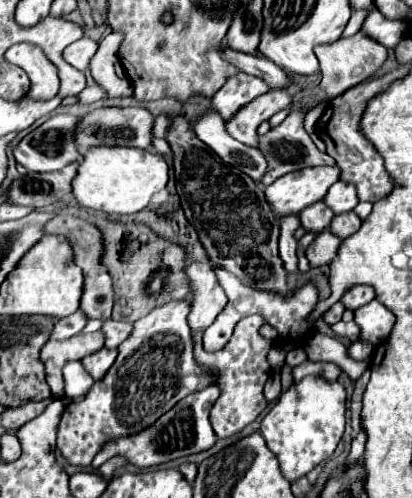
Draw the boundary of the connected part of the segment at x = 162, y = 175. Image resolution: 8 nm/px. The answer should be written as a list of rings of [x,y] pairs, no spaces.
[[[92,146],[74,178],[74,196],[84,208],[108,214],[134,214],[148,206],[152,194],[168,184],[168,164],[164,156],[130,146]]]

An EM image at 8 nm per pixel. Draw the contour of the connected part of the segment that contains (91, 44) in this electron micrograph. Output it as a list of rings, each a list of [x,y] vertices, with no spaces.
[[[82,38],[74,44],[70,44],[66,50],[64,50],[64,58],[66,62],[70,62],[72,66],[76,66],[78,70],[86,70],[90,66],[90,60],[92,56],[96,54],[98,50],[98,42],[92,40],[92,38]]]

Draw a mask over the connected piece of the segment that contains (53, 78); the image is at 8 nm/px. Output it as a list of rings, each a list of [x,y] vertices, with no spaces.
[[[16,44],[6,52],[6,60],[18,64],[30,76],[30,98],[48,100],[58,94],[60,78],[56,66],[48,62],[48,56],[34,44]]]

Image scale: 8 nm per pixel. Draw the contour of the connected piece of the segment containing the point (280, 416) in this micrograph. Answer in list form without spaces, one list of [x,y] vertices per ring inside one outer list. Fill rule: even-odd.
[[[306,376],[280,394],[274,408],[262,420],[262,436],[276,454],[282,474],[294,482],[306,476],[336,450],[346,426],[346,390],[340,382]]]

